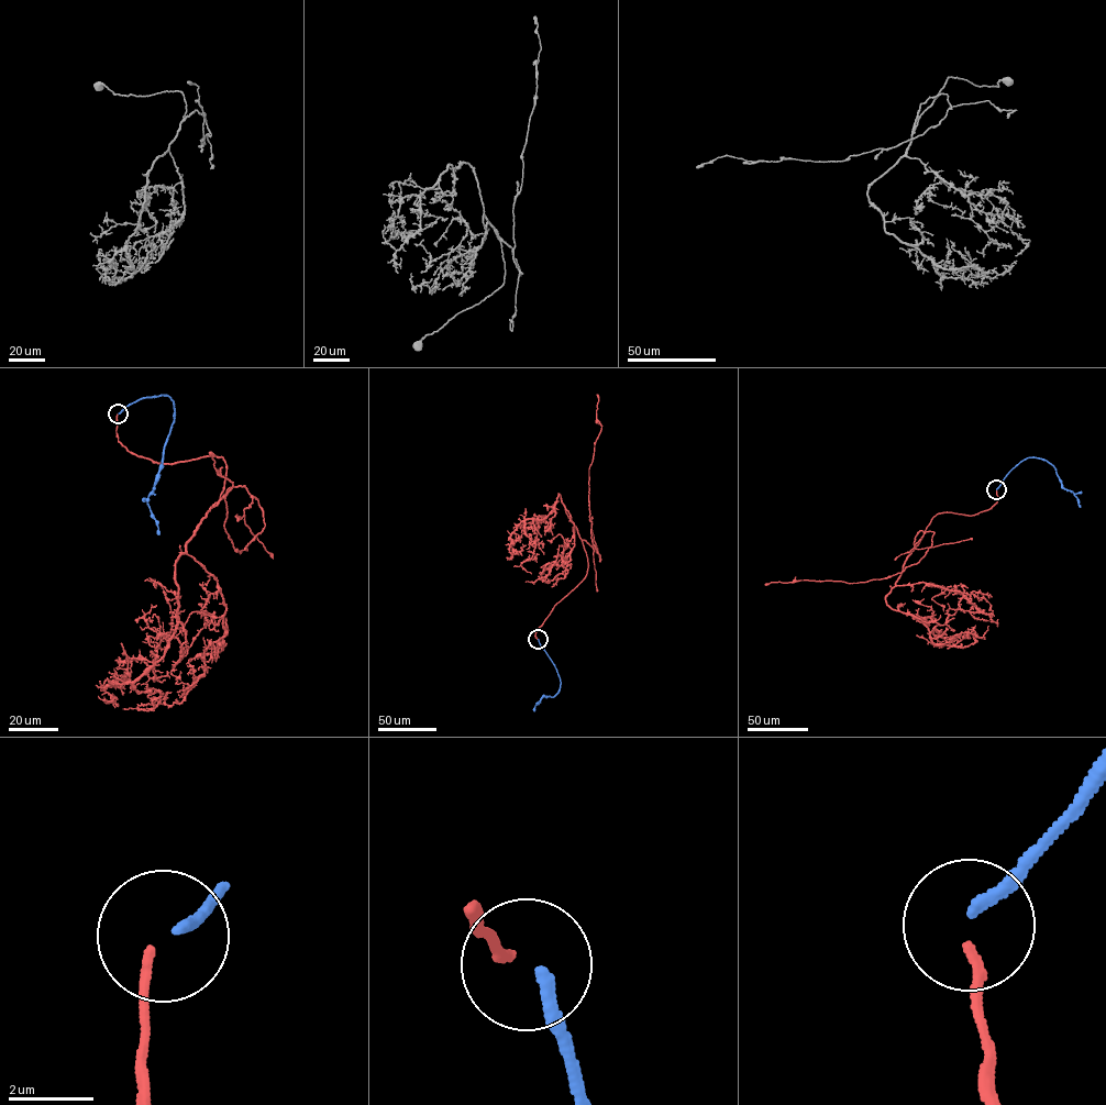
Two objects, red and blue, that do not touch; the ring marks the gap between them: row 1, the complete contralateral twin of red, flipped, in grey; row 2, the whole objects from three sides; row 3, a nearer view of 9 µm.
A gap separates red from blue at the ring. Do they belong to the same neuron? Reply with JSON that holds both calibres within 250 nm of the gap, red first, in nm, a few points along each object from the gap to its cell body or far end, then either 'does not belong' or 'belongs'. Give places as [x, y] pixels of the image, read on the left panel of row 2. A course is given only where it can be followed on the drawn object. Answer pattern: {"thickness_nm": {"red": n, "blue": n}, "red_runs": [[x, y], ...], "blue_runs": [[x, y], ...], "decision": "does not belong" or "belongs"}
{"thickness_nm": {"red": 220, "blue": 280}, "red_runs": [[117, 415], [139, 456], [222, 457], [216, 504], [244, 485], [264, 515], [241, 553], [209, 453]], "blue_runs": [[118, 413], [137, 400], [155, 396], [167, 396], [174, 404], [175, 420], [147, 504], [158, 534]], "decision": "does not belong"}

